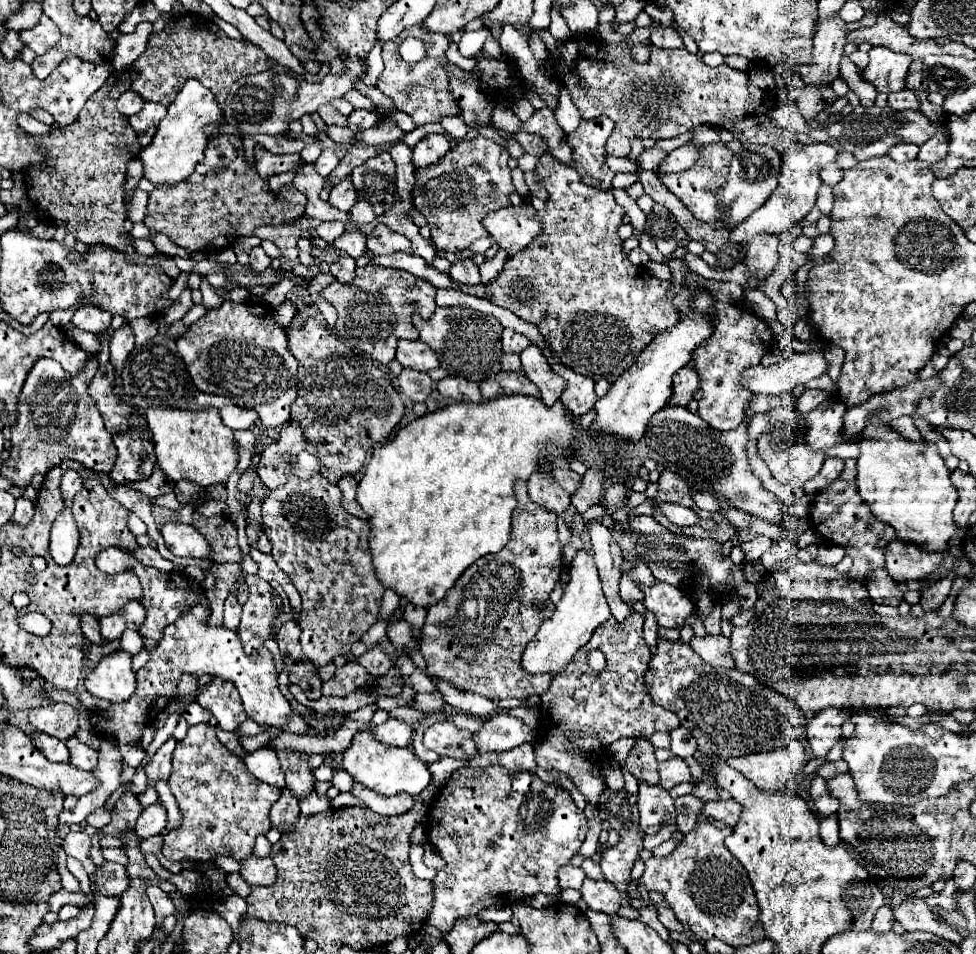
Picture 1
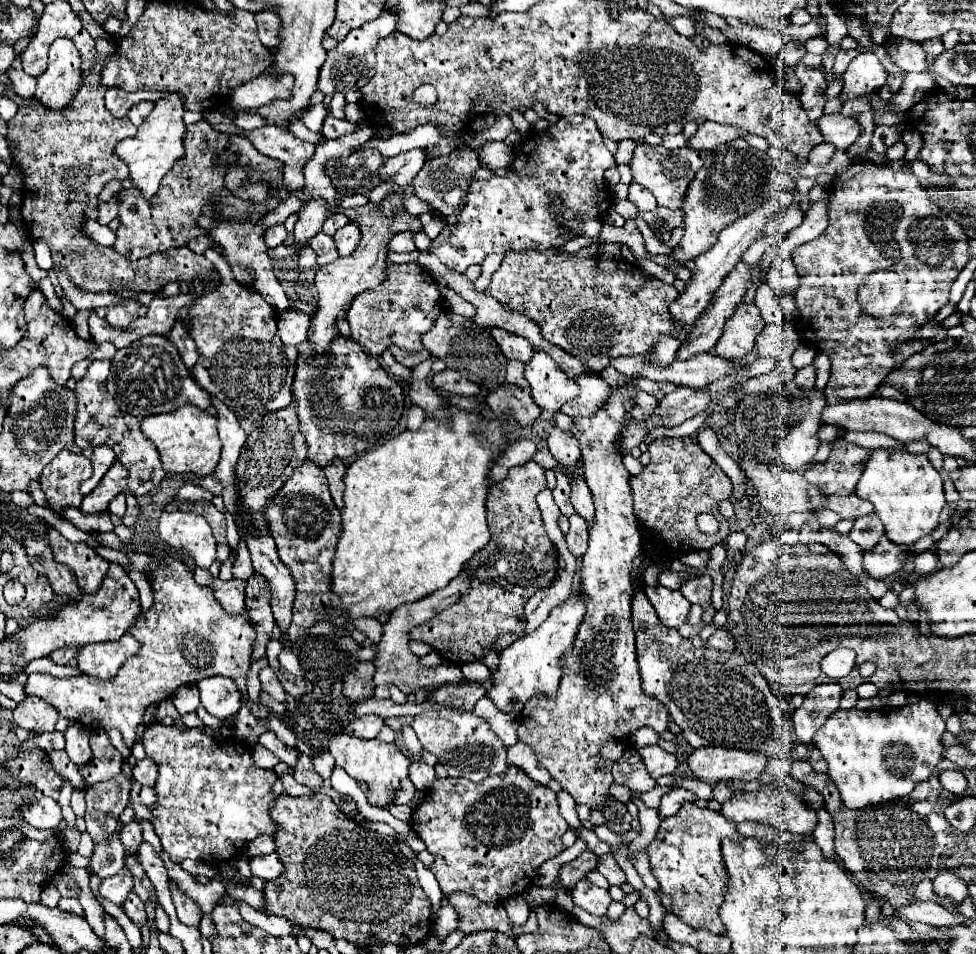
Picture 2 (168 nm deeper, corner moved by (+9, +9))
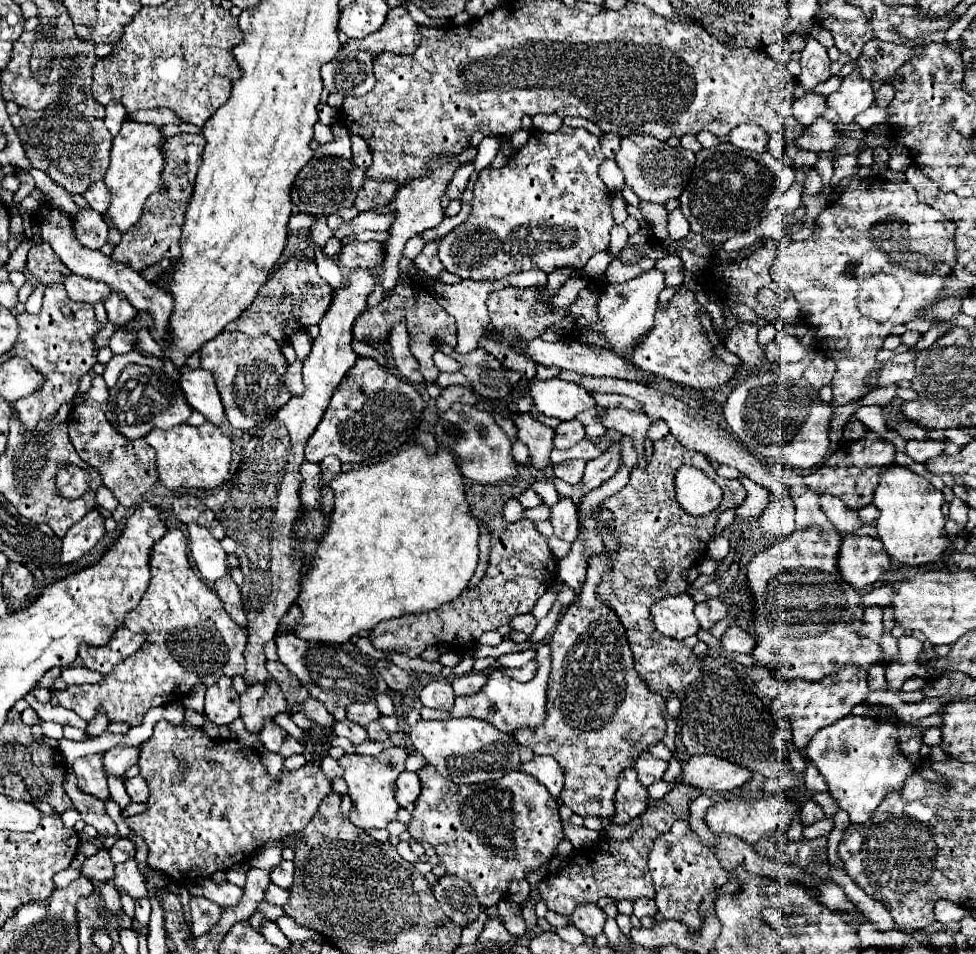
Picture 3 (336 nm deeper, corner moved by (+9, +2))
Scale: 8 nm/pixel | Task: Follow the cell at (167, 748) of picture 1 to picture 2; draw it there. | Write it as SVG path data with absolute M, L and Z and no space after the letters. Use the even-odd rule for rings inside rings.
M144 758L144 760L136 762L132 774L134 774L134 780L140 782L142 786L154 786L154 782L158 778L158 768L152 762L152 758Z

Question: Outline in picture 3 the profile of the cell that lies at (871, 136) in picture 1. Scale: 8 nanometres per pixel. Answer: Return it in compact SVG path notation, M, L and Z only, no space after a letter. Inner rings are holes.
M816 119L812 123L812 127L806 129L806 137L802 137L798 141L798 145L806 151L814 151L814 153L820 153L820 151L834 151L838 149L842 137L838 135L834 123L826 121L826 119Z

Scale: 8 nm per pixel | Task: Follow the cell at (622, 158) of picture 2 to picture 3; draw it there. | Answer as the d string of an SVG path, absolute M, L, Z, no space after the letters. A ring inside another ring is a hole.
M608 133L608 135L604 135L600 139L600 143L602 143L602 151L604 151L606 159L614 159L616 153L618 153L618 149L620 149L620 137Z

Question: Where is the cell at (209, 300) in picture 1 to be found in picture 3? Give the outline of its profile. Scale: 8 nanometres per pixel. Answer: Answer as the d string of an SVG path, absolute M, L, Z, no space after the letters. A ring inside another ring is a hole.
M118 329L114 331L114 335L110 337L110 343L108 347L112 349L112 353L116 355L122 355L122 353L130 353L134 349L134 343L136 343L136 337L124 329Z

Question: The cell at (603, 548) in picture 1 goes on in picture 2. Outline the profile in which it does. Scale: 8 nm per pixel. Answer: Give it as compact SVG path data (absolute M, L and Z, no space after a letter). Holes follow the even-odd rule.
M576 468L568 470L570 478L572 478L572 492L570 492L570 502L574 504L576 512L584 518L584 520L592 520L594 518L594 502L592 502L592 494L586 486L586 480L582 476L582 472L578 472Z

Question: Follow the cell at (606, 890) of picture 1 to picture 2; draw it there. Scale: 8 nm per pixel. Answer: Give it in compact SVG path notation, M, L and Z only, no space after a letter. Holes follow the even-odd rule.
M586 878L580 880L574 888L572 888L572 900L576 906L584 908L586 912L594 914L594 916L606 916L608 904L612 902L608 890L594 886L592 882L588 882Z

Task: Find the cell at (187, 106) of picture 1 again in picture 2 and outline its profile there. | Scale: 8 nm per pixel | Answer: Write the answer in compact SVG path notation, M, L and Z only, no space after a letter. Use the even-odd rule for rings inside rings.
M168 92L164 100L158 100L154 110L150 112L150 116L142 122L142 126L138 128L136 136L132 138L124 138L122 142L116 144L114 152L116 156L128 166L130 170L130 180L134 184L134 188L138 188L142 192L144 198L152 198L158 192L160 180L164 178L164 174L172 168L172 164L184 156L184 144L182 144L182 136L186 132L186 124L182 122L182 114L184 114L184 106L182 106L182 98L178 94Z

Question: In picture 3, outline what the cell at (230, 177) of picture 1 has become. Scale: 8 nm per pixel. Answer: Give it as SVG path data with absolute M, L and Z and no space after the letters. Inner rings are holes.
M180 133L166 141L164 153L168 153L168 165L164 165L164 193L154 193L144 203L144 217L138 225L122 233L122 241L114 247L112 259L128 265L136 273L142 273L146 267L156 265L162 259L176 261L180 257L180 233L184 225L184 213L194 193L196 171L202 165L202 151L206 139L202 135Z

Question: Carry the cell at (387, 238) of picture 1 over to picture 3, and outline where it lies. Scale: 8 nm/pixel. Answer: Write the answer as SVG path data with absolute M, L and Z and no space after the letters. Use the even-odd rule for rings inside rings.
M416 235L416 237L412 237L412 239L408 239L408 243L406 243L406 247L404 247L404 257L408 257L408 259L414 259L420 251L422 251L422 247L424 247L426 243L424 243L424 239L420 237L420 235Z

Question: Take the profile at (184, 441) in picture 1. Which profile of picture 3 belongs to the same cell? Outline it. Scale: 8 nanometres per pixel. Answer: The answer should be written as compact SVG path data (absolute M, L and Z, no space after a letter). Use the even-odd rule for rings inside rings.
M210 421L202 423L200 427L192 427L184 423L168 431L152 429L152 433L146 435L146 443L156 449L156 469L158 469L160 481L172 491L180 487L212 489L212 487L218 487L228 475L230 455L232 455L230 439L220 427L212 425Z

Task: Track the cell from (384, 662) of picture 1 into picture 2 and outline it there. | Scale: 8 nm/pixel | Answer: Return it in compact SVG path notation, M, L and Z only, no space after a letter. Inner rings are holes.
M360 662L356 666L356 670L346 678L342 694L350 704L364 702L364 700L374 696L372 674L374 674L374 664L372 662Z

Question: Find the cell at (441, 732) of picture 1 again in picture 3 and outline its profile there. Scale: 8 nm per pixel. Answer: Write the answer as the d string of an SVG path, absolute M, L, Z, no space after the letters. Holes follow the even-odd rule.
M474 717L450 719L450 721L418 721L410 727L410 741L424 759L438 769L442 777L454 783L484 783L504 777L508 771L516 771L520 765L518 749L508 733L498 731L488 721Z

